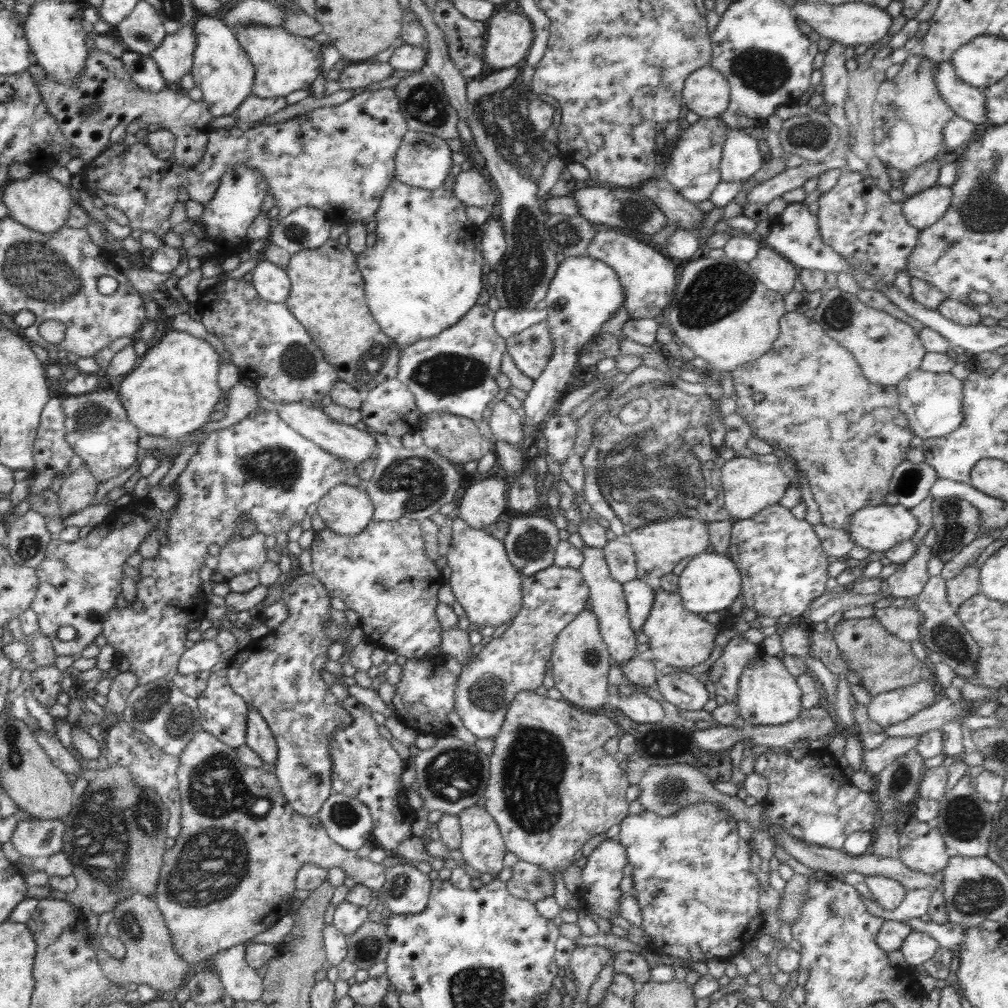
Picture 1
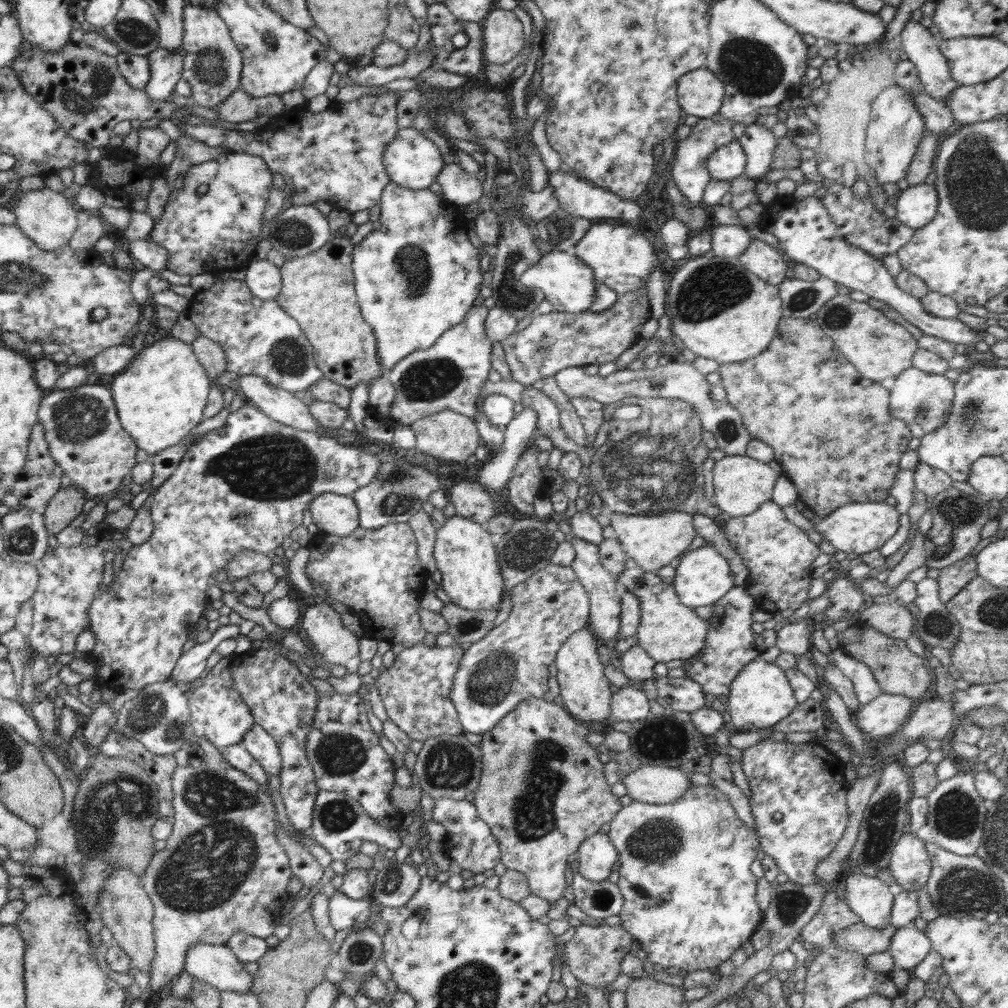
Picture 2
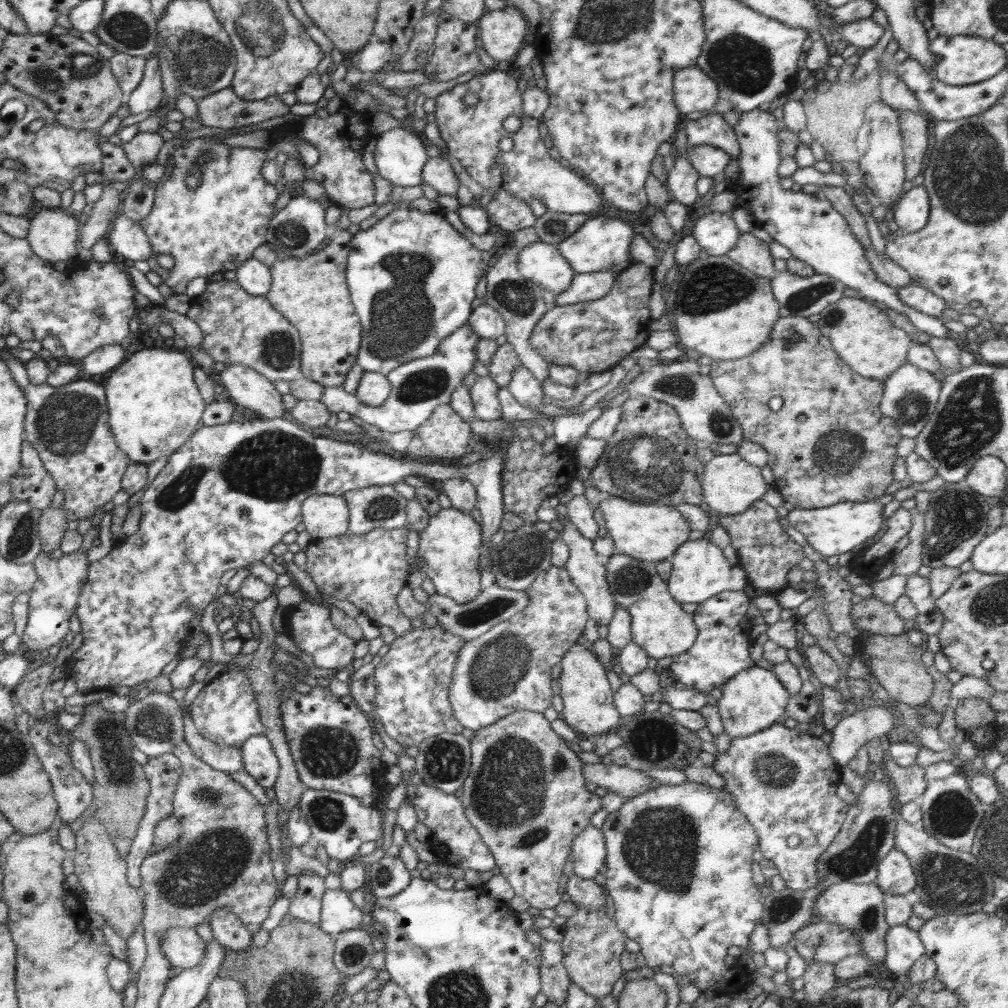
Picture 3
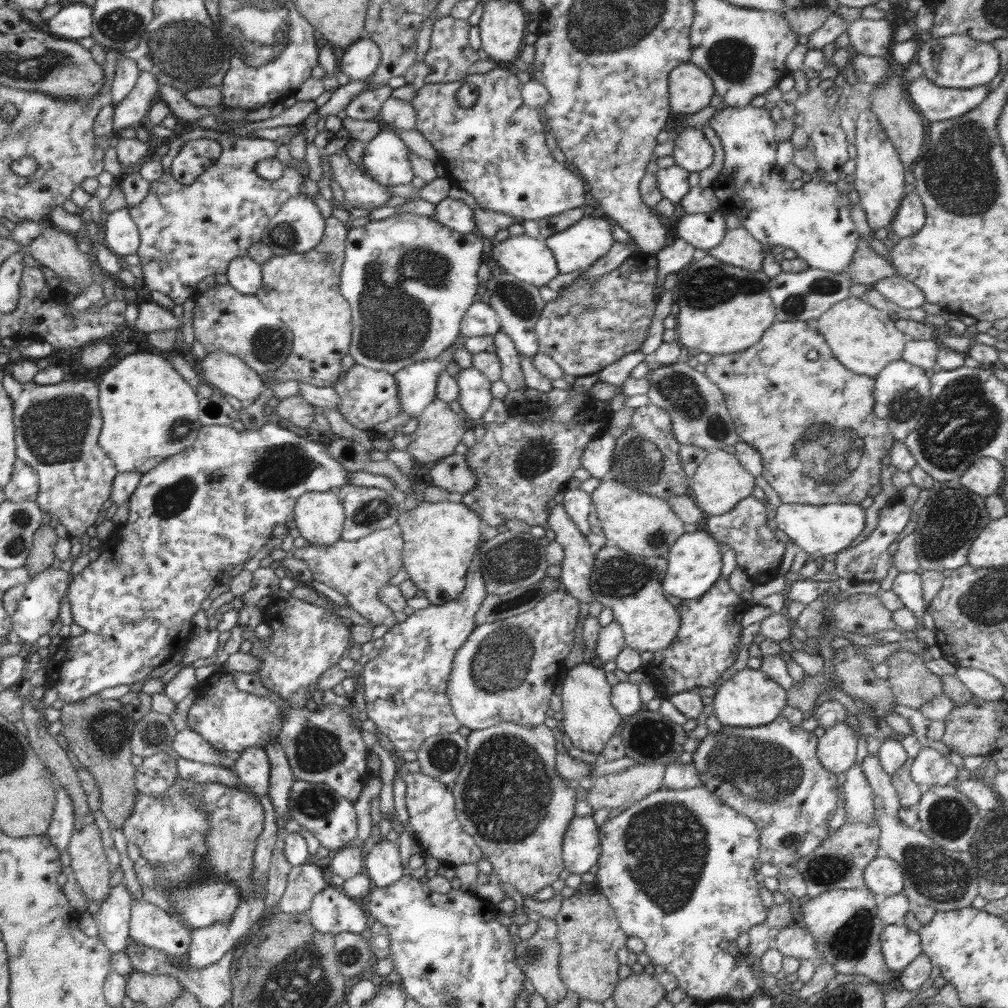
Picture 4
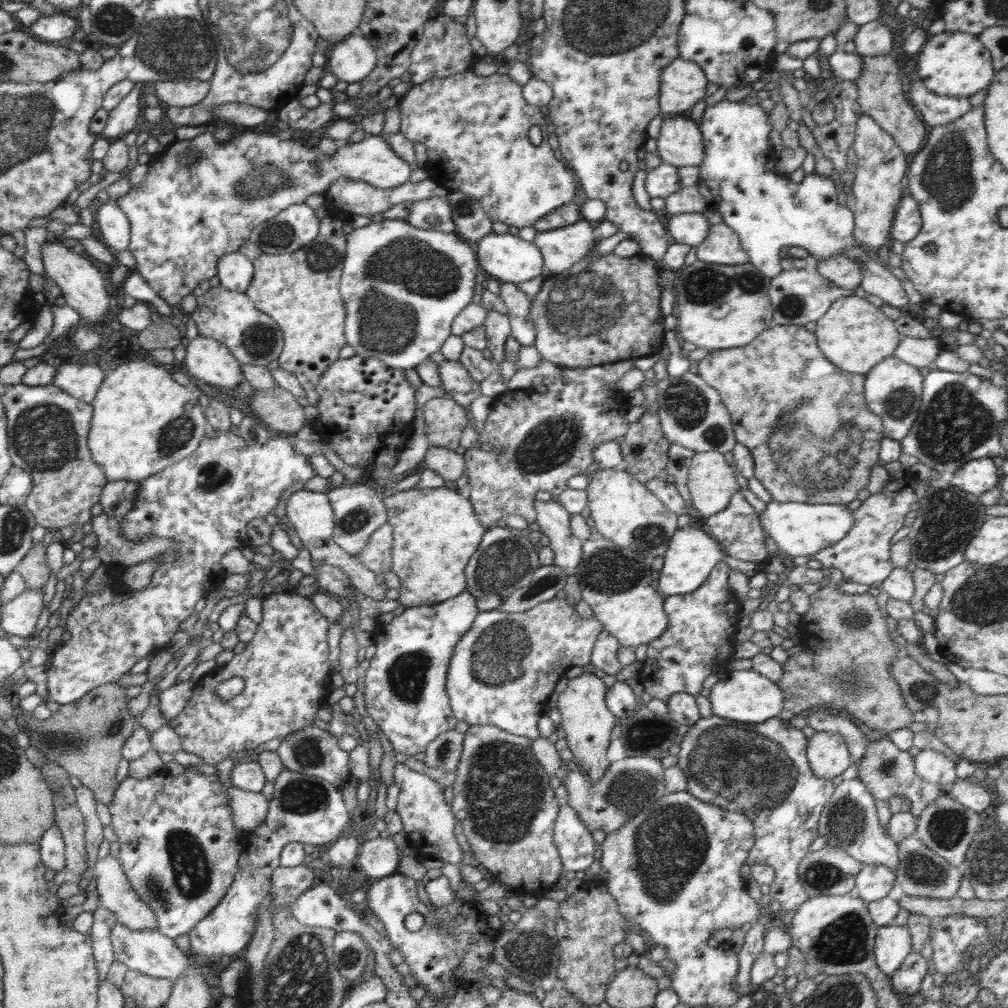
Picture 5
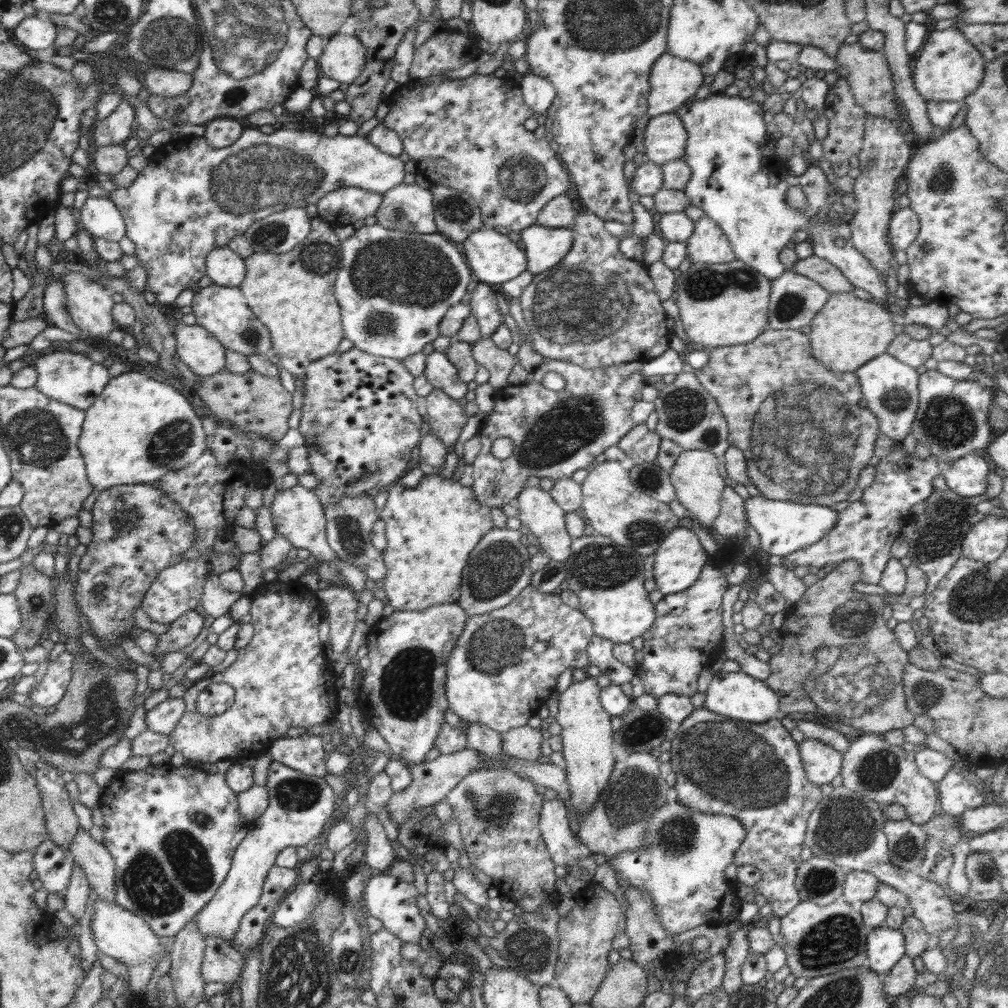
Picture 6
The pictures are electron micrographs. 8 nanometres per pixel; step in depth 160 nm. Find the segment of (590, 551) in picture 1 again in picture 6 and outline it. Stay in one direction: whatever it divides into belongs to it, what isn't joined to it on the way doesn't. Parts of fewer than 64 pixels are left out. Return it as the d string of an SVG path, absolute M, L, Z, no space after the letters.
M524 487L516 497L518 500L518 518L526 533L531 533L538 538L541 551L548 555L554 565L561 565L572 554L572 537L568 534L565 514L561 506L558 506L548 491L540 487Z

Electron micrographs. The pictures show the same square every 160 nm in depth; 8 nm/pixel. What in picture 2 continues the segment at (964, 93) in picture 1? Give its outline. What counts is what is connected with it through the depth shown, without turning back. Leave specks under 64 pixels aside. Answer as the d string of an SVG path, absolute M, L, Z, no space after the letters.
M912 18L906 21L905 27L901 32L901 48L902 52L906 52L908 60L914 63L917 68L919 79L921 82L920 90L928 93L937 101L945 102L949 94L956 88L958 84L950 76L950 67L947 58L940 52L938 47L939 37L932 35L928 28L924 27L919 21L914 21Z

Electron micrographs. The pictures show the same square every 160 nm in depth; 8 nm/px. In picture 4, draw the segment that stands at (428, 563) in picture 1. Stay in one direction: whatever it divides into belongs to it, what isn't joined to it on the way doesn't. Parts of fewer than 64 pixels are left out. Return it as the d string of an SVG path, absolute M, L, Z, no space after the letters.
M394 524L354 541L340 539L332 546L308 544L301 548L296 547L293 557L306 562L316 580L345 596L350 608L354 608L362 618L390 628L396 624L394 611L378 598L378 591L383 586L390 585L390 578L402 569L403 546L402 529Z

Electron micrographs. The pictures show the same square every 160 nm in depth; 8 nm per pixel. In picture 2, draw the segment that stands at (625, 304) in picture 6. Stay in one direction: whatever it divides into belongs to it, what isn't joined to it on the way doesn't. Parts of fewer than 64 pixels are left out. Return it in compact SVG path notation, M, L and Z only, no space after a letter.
M647 287L637 288L630 292L617 295L616 304L606 312L584 312L584 314L570 314L570 312L556 312L537 314L531 319L529 326L513 332L501 341L511 378L524 386L533 385L536 380L555 376L562 369L574 366L602 366L606 362L615 362L620 354L628 350L640 339L641 328L651 318Z

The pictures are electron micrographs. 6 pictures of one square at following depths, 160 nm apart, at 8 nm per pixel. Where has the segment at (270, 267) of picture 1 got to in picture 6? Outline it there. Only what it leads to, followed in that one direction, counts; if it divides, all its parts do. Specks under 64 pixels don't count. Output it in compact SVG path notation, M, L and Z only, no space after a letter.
M216 248L206 256L206 276L214 284L239 287L246 276L244 259L230 248Z

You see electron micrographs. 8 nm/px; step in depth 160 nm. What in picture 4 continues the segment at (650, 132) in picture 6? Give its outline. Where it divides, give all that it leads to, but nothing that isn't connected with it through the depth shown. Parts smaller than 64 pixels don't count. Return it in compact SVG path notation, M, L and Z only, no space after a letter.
M686 127L674 140L671 155L678 167L700 173L712 164L713 149L701 130Z

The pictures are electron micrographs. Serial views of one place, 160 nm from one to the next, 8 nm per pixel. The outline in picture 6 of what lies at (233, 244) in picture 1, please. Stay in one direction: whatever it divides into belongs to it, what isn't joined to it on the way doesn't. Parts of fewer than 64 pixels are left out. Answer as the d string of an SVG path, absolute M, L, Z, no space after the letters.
M246 128L241 132L240 138L224 148L212 148L203 136L183 136L181 139L171 139L165 145L156 148L151 158L148 158L147 167L137 174L137 178L129 188L118 188L110 192L109 199L118 208L122 219L126 225L126 235L136 247L135 257L139 260L147 272L147 285L150 292L156 294L157 305L171 305L176 297L183 291L197 286L198 281L206 276L206 256L216 250L216 248L227 247L234 236L246 234L248 227L260 219L260 215L270 216L274 212L280 212L288 208L305 208L309 204L316 205L322 196L329 192L346 187L355 187L370 192L378 192L384 195L386 191L392 190L402 184L404 177L404 162L397 156L390 156L382 152L377 146L370 144L366 136L344 136L338 133L334 137L328 137L324 133L311 132L310 130L278 129L275 131L262 133L260 130Z

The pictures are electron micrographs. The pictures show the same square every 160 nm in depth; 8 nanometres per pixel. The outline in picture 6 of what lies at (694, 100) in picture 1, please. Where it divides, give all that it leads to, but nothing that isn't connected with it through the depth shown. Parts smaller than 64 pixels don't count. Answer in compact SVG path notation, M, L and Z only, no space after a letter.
M668 52L662 53L650 71L648 116L674 113L676 108L686 105L703 84L704 74L700 67Z

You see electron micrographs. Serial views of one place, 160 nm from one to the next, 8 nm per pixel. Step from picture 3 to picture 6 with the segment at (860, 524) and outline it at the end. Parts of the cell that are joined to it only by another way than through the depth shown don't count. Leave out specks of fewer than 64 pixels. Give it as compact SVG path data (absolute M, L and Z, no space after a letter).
M762 495L745 500L745 513L749 526L754 527L760 536L761 550L781 557L817 543L838 520L838 512L827 506L770 500Z

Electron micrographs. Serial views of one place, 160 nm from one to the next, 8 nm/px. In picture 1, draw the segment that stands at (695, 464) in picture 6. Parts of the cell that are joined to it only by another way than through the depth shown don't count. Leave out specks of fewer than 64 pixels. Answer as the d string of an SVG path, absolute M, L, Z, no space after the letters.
M736 457L728 460L719 469L724 508L733 516L734 521L749 519L763 508L778 504L790 486L790 480L778 465L762 464L749 457Z

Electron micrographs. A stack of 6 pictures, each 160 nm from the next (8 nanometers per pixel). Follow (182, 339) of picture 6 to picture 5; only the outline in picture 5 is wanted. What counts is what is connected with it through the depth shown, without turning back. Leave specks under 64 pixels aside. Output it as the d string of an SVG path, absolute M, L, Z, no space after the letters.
M197 335L196 338L185 340L185 359L183 360L185 368L195 378L204 380L208 385L224 387L230 393L234 388L245 380L241 372L241 363L234 358L234 355L217 340Z

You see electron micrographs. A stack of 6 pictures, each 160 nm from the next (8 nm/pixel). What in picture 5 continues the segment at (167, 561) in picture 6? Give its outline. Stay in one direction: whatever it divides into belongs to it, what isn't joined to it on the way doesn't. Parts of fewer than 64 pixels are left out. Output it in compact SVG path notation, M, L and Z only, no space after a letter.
M131 480L108 481L103 487L99 496L99 503L102 505L104 514L114 516L118 519L126 516L134 506L134 499L139 489L140 482Z

